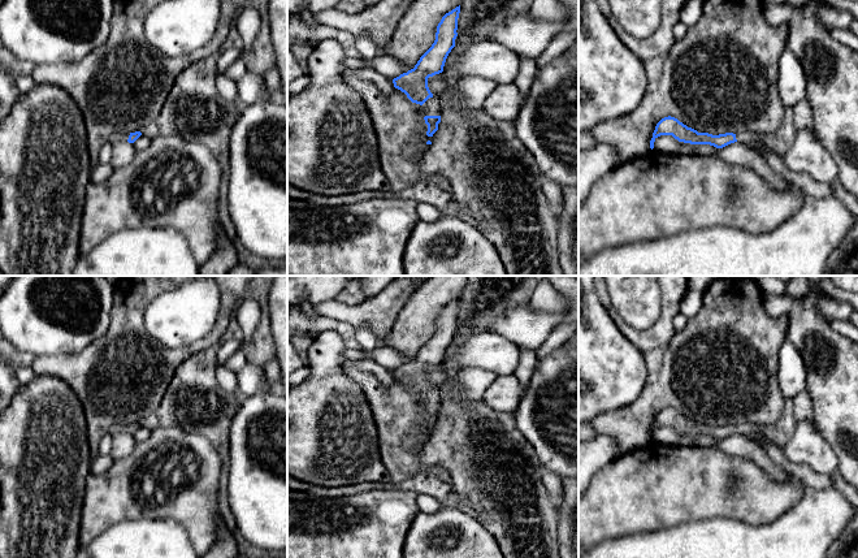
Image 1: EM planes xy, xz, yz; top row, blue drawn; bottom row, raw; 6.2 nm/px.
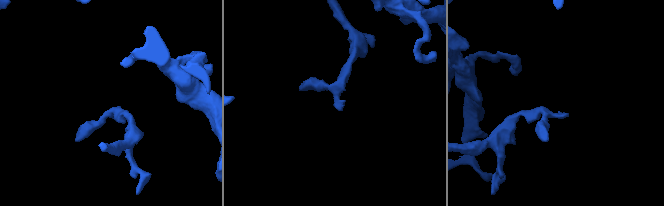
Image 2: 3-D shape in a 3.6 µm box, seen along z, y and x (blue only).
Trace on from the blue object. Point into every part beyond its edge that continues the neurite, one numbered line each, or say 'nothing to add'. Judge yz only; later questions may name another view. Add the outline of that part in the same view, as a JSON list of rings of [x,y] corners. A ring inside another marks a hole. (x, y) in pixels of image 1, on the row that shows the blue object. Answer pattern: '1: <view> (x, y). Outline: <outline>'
1: yz (745, 137). Outline: [[[741,130],[736,133],[736,139],[738,143],[742,144],[749,144],[749,143],[763,144],[763,139],[758,134],[749,130]]]

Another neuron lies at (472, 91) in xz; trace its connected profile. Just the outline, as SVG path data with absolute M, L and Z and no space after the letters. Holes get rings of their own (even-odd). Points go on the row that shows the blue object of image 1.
M459 75L456 81L458 100L467 111L484 109L484 103L495 86L497 83L490 79Z

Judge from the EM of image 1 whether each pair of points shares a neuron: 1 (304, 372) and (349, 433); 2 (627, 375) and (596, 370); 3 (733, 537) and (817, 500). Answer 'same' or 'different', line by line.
1: different
2: same
3: same

